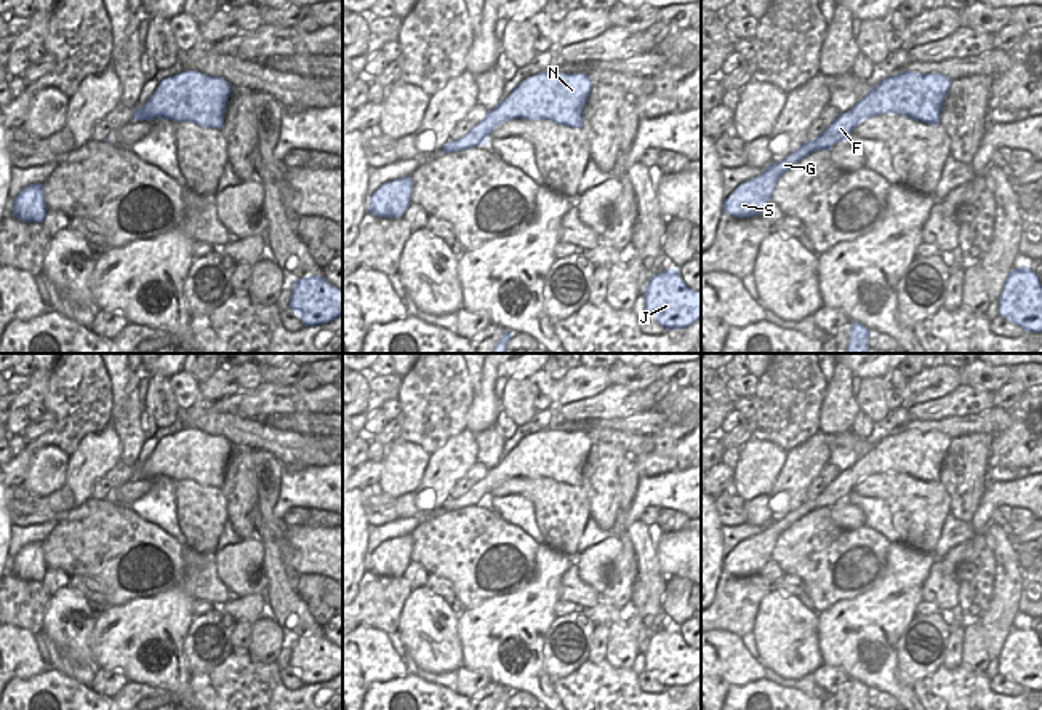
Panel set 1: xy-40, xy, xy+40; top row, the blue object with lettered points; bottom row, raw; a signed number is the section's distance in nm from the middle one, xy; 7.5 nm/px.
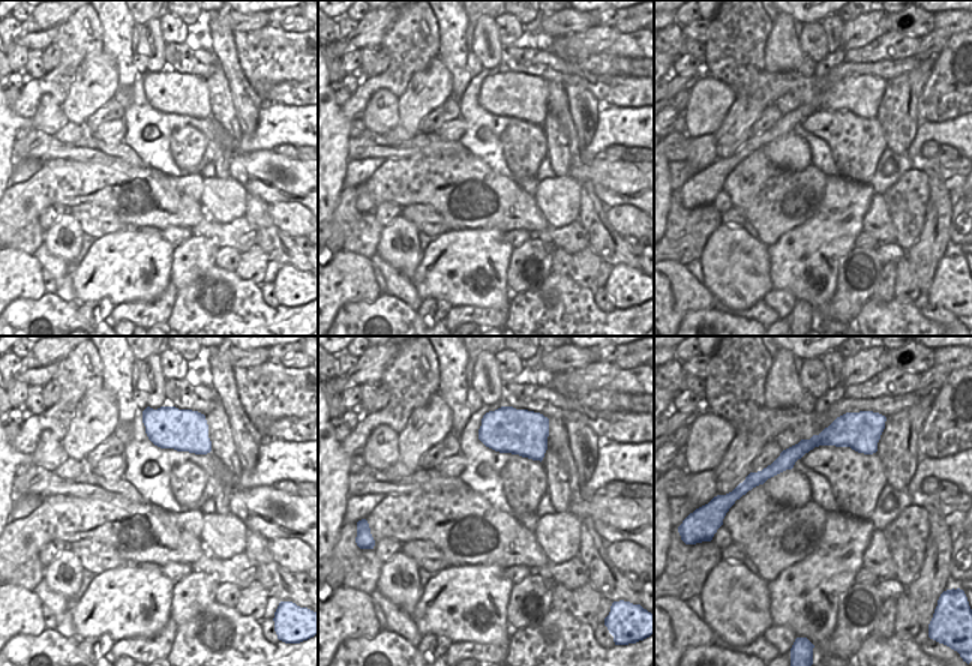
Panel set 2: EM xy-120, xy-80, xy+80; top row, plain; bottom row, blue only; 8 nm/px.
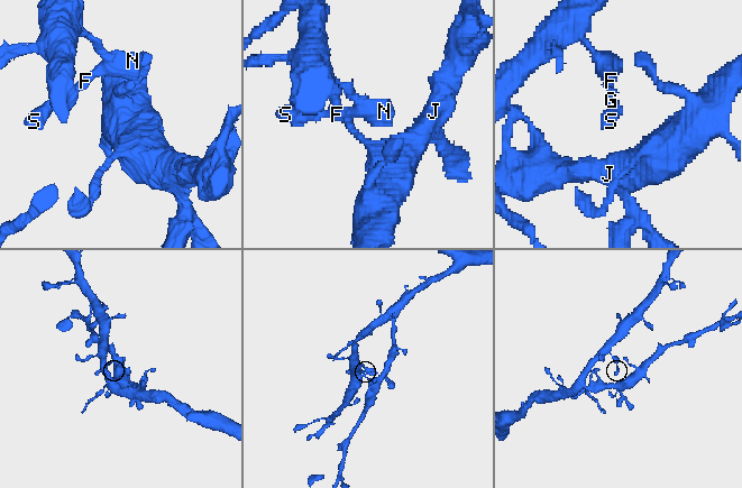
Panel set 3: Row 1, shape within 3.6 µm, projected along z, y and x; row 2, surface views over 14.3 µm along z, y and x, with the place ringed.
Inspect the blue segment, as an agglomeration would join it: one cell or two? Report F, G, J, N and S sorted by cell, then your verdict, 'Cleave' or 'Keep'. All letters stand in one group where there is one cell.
Groups: F G S / J N. Cleave.

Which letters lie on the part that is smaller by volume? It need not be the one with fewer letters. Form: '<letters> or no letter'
F, G, S

